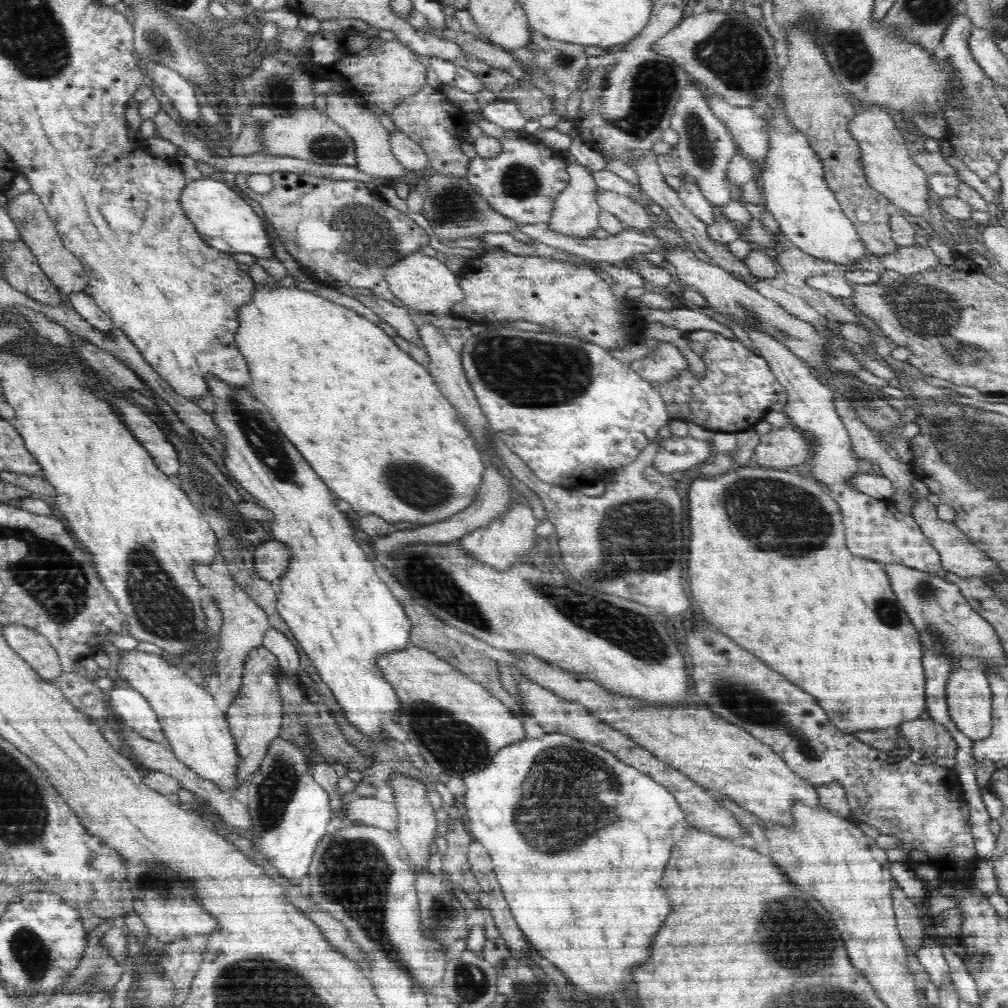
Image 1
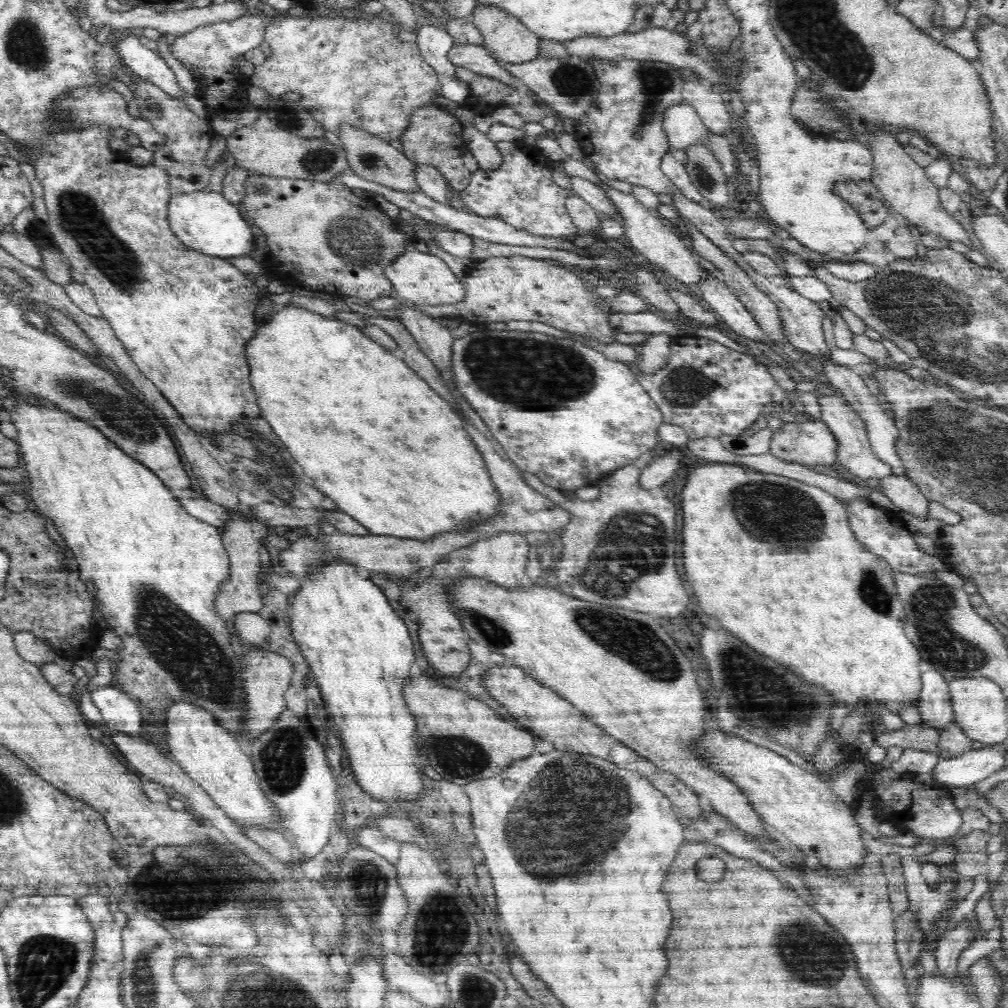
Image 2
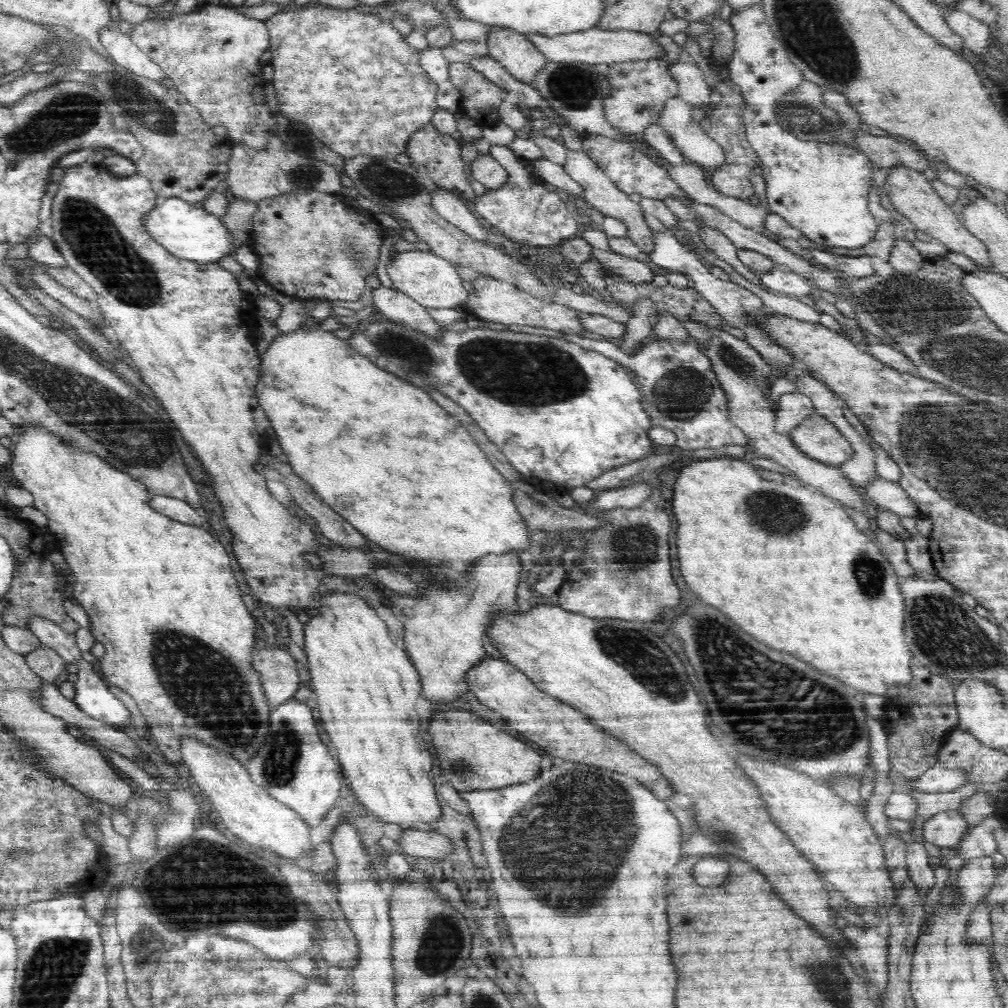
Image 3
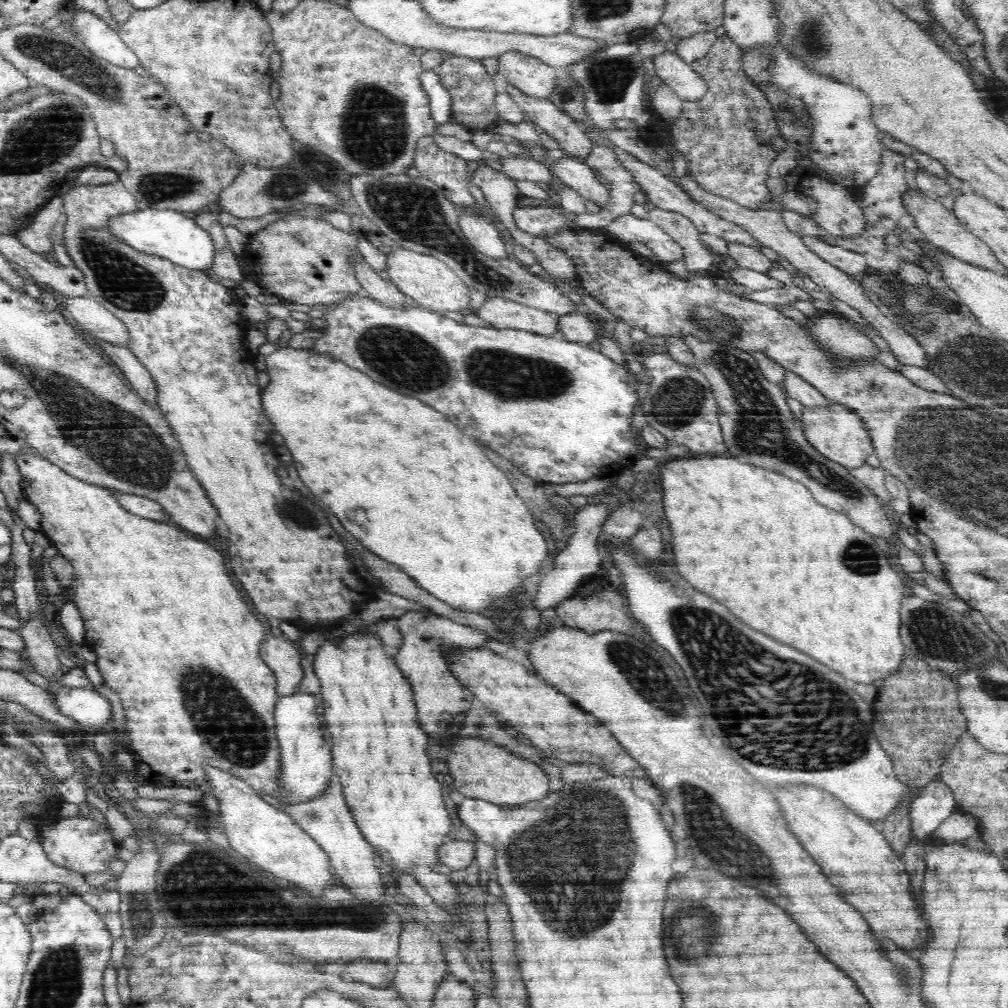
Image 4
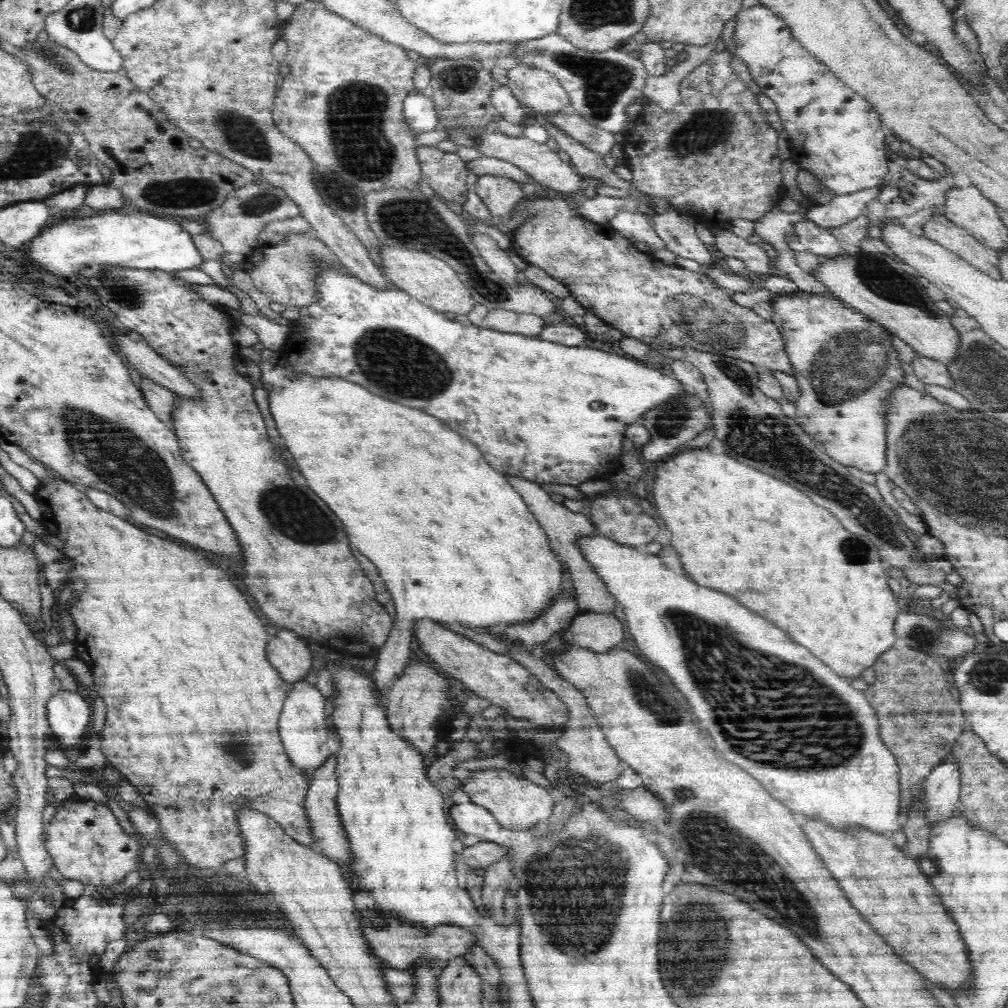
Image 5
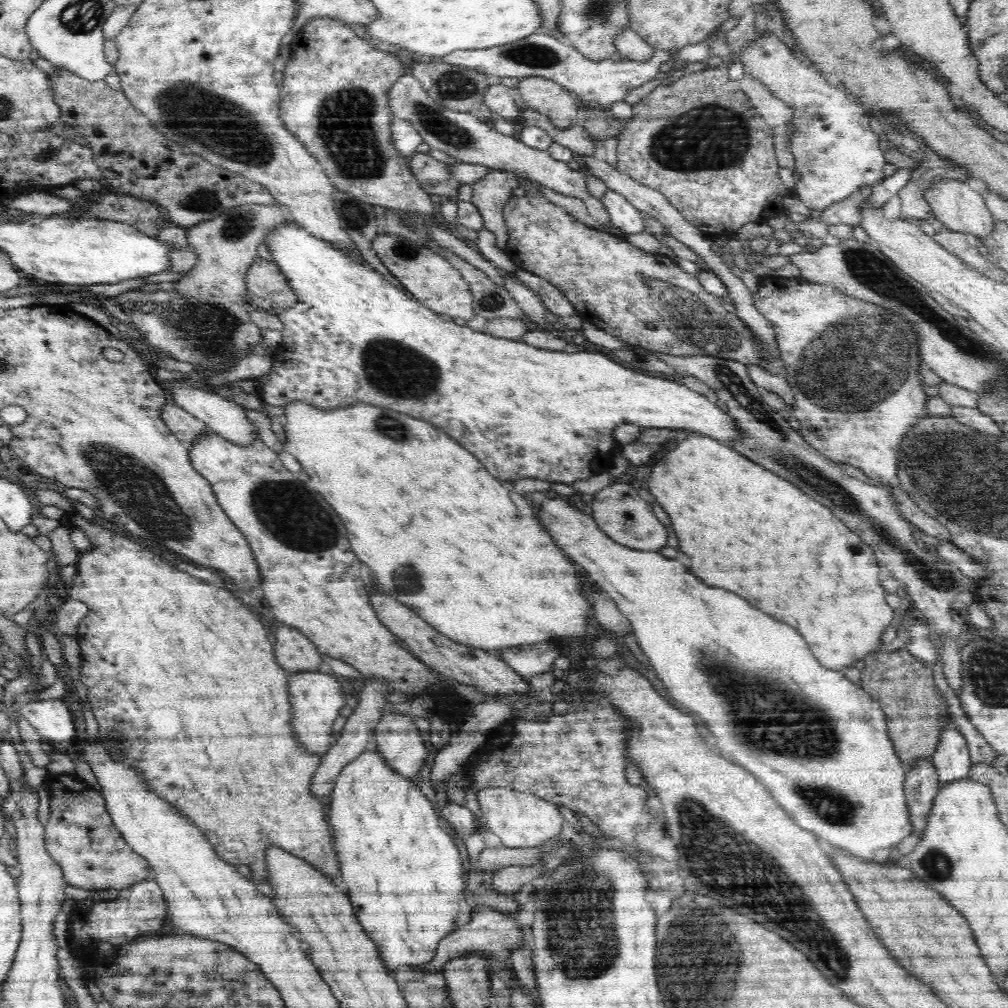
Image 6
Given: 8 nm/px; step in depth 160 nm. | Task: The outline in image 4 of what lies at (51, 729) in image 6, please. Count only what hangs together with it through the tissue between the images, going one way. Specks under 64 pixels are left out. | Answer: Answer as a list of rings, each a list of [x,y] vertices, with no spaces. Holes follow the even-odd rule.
[[[58,685],[54,695],[58,713],[74,719],[79,726],[93,731],[110,727],[112,707],[107,699],[92,687],[74,688]]]

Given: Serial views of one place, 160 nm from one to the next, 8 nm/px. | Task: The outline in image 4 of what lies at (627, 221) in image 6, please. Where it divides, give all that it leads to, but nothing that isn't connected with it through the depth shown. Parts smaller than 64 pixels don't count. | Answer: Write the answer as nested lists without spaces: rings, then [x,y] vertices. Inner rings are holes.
[[[632,213],[622,215],[608,226],[610,236],[616,236],[622,243],[644,243],[653,250],[655,257],[651,260],[664,265],[667,262],[683,259],[682,247],[653,224],[650,220],[637,218]]]

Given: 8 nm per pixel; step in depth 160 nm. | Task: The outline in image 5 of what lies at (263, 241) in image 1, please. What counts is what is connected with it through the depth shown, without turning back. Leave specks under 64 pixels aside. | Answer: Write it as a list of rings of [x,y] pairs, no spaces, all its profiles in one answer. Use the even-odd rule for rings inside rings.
[[[117,211],[91,217],[64,217],[56,215],[38,237],[22,246],[27,258],[42,270],[54,276],[100,276],[102,270],[110,266],[141,268],[142,270],[186,270],[198,268],[204,261],[194,246],[193,236],[182,230],[178,222],[164,216],[146,212],[135,212],[132,216],[122,216]]]

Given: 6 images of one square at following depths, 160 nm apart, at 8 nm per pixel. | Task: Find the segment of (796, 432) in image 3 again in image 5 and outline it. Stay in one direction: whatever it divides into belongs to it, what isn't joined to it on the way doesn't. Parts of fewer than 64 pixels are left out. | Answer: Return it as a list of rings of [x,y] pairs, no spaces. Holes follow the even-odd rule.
[[[793,293],[786,294],[786,296],[775,295],[771,300],[772,310],[772,322],[779,327],[779,330],[783,333],[784,342],[786,342],[786,351],[788,358],[790,358],[791,365],[795,367],[795,373],[792,374],[797,380],[799,386],[799,397],[793,400],[796,405],[797,415],[795,421],[799,423],[802,430],[810,436],[814,443],[818,444],[820,448],[830,458],[833,458],[836,462],[843,464],[846,467],[853,466],[859,468],[864,472],[870,472],[876,474],[877,472],[885,472],[886,466],[886,452],[887,442],[885,439],[885,399],[892,394],[892,390],[896,386],[900,386],[904,383],[904,370],[902,369],[902,361],[900,361],[900,355],[896,351],[896,347],[892,348],[892,337],[885,326],[876,322],[874,319],[867,317],[866,315],[855,310],[853,307],[843,304],[838,298],[833,296],[823,296],[820,294],[810,293]]]

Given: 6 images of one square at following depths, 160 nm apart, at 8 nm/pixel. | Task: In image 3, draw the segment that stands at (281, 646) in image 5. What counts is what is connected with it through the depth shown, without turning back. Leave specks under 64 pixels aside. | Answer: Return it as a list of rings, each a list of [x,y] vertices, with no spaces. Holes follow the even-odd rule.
[[[260,646],[253,652],[252,667],[261,678],[271,709],[284,705],[301,690],[296,661],[289,652]]]

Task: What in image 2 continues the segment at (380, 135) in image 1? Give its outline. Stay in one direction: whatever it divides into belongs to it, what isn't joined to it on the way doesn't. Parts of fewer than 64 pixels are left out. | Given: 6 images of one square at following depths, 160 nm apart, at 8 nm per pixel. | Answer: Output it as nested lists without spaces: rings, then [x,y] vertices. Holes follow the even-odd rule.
[[[347,123],[340,124],[337,131],[338,138],[342,141],[352,173],[360,178],[367,179],[376,184],[384,184],[384,187],[395,189],[404,193],[418,193],[419,187],[416,181],[415,164],[407,156],[392,147],[390,143],[379,136],[370,134],[359,127],[350,126]]]

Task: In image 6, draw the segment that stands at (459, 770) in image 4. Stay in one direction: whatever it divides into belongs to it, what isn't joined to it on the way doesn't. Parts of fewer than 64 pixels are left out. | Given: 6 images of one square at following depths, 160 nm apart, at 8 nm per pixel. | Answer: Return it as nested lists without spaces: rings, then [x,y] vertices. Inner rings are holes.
[[[502,786],[485,787],[476,792],[476,796],[486,828],[492,830],[506,848],[542,847],[546,840],[552,840],[554,836],[566,832],[566,822],[558,811],[558,806],[547,799]]]

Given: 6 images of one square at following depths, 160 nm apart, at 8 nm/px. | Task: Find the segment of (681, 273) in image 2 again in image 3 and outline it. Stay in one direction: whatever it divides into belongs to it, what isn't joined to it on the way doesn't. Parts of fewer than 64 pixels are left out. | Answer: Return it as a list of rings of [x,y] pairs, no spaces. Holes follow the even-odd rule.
[[[567,149],[567,160],[563,166],[564,171],[578,182],[578,185],[584,189],[583,200],[592,205],[594,209],[603,213],[605,216],[617,218],[624,222],[624,225],[628,228],[629,234],[627,237],[633,241],[636,246],[646,254],[650,254],[655,249],[654,235],[652,230],[646,226],[646,222],[642,220],[643,209],[640,204],[632,202],[630,196],[626,195],[623,191],[620,191],[610,178],[600,169],[598,166],[588,157],[588,155],[581,149],[580,151],[573,151]]]

